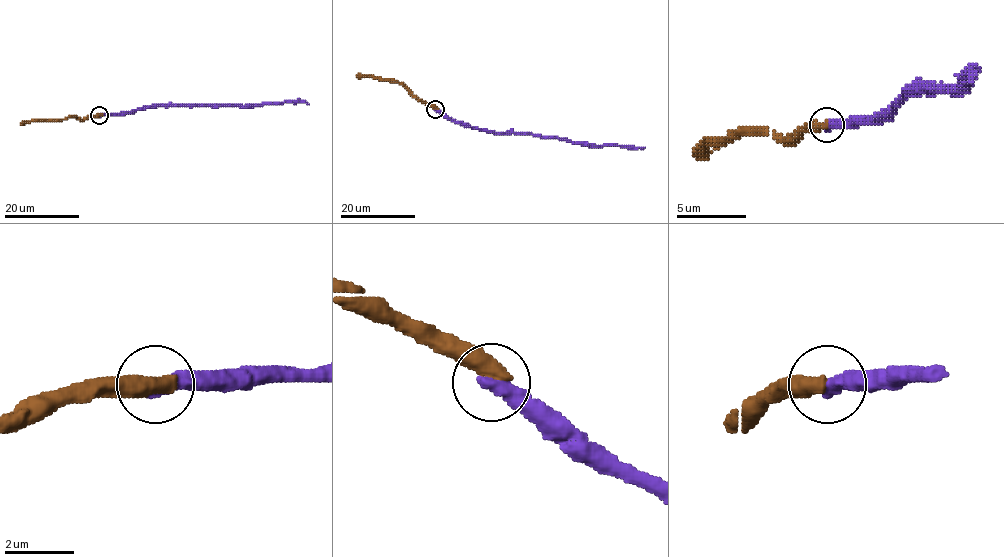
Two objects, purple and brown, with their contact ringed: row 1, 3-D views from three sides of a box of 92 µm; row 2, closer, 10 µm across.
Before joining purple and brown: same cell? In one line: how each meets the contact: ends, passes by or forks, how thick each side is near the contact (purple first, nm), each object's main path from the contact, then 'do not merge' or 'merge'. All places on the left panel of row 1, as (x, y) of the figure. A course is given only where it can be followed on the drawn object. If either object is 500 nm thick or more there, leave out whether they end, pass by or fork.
calibres 480 and 550 nm; course purple (99, 115), (118, 115), (159, 105), (308, 104); course brown (99, 115), (83, 118), (25, 120), (21, 124); merge

